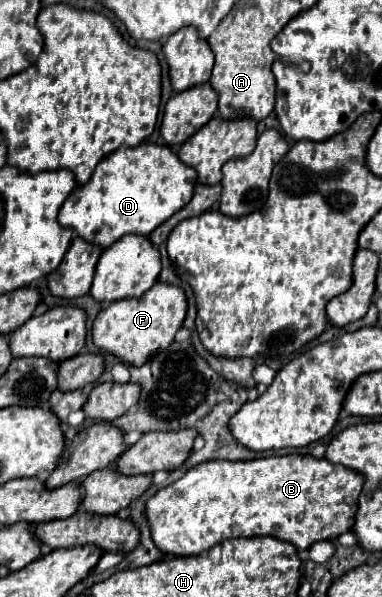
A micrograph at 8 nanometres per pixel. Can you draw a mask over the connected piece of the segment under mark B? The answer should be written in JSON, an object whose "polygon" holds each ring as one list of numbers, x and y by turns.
{"polygon":[[289,454,269,456,247,462,211,460,193,466,183,478,161,488,145,504,145,518,149,522,155,546,169,556,193,556,209,550,225,538,239,536,275,536,293,544,297,550,307,550,321,540,333,540,351,530,357,510,357,498,363,486,363,476,327,462,325,458]]}

